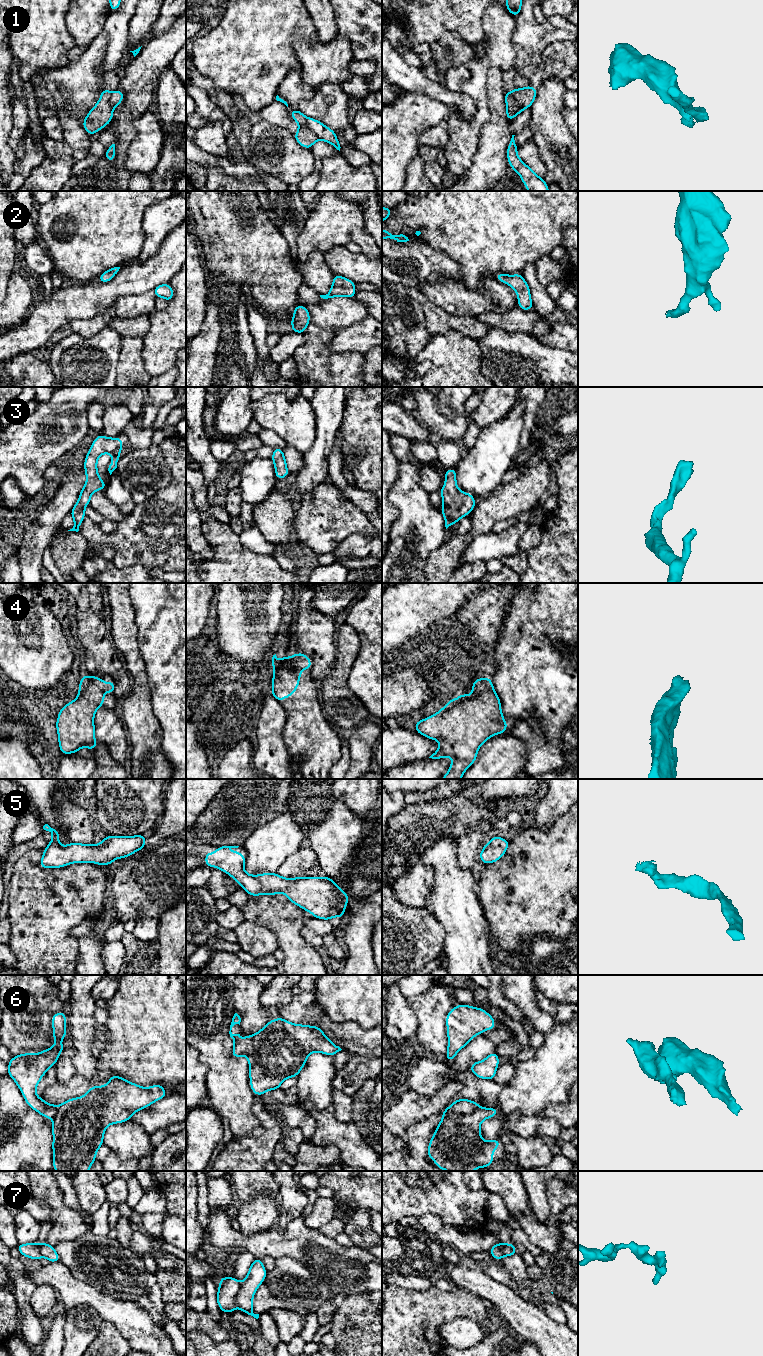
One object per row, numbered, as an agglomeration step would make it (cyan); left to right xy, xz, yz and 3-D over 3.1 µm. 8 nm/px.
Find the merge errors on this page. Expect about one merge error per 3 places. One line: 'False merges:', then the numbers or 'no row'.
False merges: 1, 6, 7

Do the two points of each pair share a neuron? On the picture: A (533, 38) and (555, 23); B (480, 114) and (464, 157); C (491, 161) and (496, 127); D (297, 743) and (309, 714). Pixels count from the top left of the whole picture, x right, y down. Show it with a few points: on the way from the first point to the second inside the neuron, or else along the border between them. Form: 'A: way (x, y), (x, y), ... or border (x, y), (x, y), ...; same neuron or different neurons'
A: way (538, 33), (541, 30), (550, 28); same neuron
B: way (475, 125), (464, 136), (464, 146); same neuron
C: way (492, 153), (492, 146), (496, 135); same neuron
D: way (304, 736), (306, 721); same neuron

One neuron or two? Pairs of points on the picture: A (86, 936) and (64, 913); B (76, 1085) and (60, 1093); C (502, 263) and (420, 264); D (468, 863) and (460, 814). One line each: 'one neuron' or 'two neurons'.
A: two neurons
B: one neuron
C: two neurons
D: two neurons

